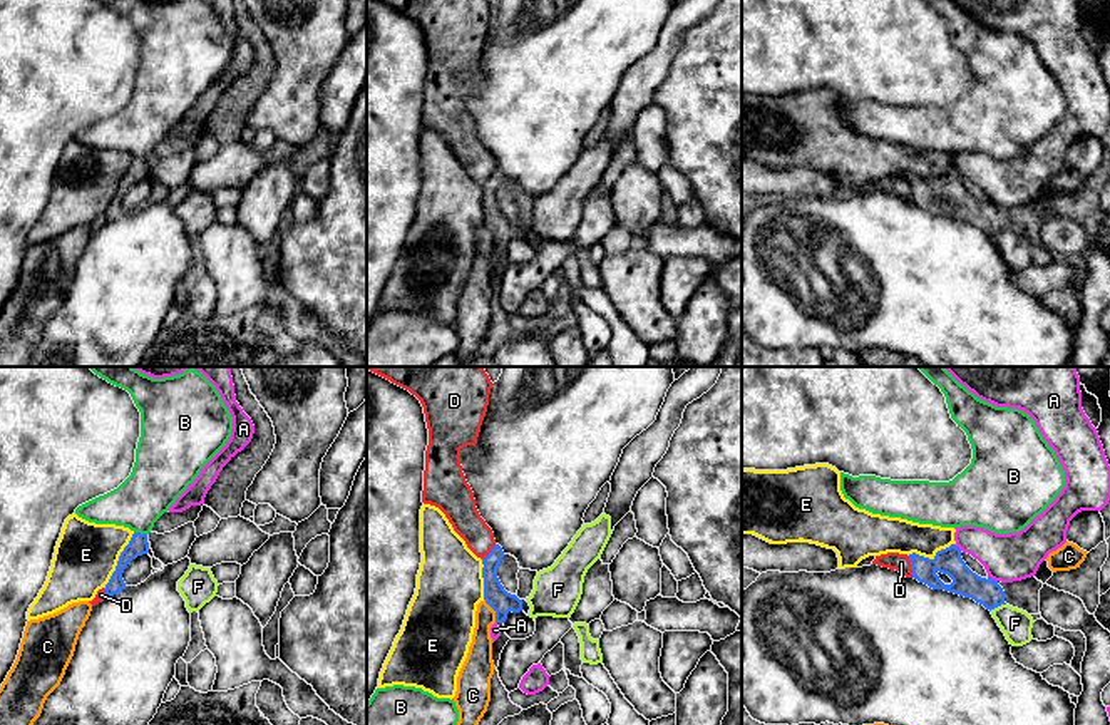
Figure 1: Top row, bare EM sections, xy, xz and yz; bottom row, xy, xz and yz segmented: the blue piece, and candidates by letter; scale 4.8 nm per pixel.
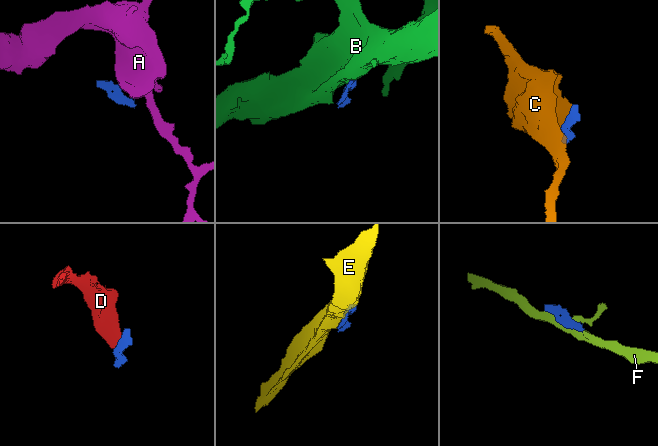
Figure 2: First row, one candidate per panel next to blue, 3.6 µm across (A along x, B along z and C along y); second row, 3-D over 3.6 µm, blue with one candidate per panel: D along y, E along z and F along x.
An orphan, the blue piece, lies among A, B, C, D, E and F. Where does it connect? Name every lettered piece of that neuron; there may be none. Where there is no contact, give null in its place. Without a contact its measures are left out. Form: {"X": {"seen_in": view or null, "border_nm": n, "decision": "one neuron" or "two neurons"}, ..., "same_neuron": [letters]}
{"A": {"seen_in": "yz", "border_nm": 50, "decision": "two neurons"}, "B": {"seen_in": "xy", "border_nm": 70, "decision": "two neurons"}, "C": {"seen_in": "xz", "border_nm": 130, "decision": "two neurons"}, "D": {"seen_in": "yz", "border_nm": 110, "decision": "one neuron"}, "E": {"seen_in": "xy", "border_nm": 300, "decision": "two neurons"}, "F": {"seen_in": "yz", "border_nm": 90, "decision": "two neurons"}, "same_neuron": ["D"]}

